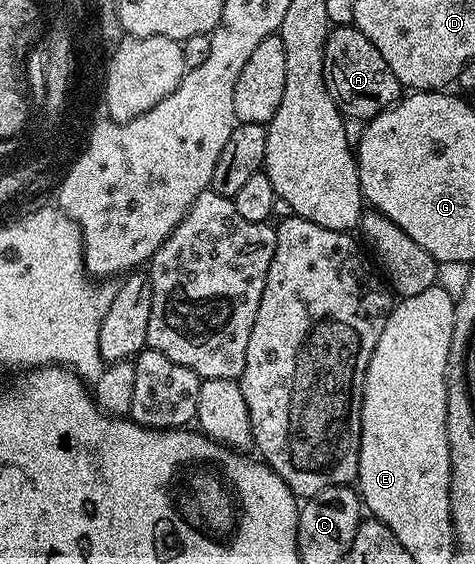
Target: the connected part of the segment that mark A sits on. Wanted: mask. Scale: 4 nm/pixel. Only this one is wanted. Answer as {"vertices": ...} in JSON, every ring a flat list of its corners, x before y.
{"vertices":[[353,25,330,28,323,55,323,75,337,110,346,118,362,123,397,104,403,93,399,79,395,79,395,71,387,67,387,59,383,59,383,55,375,51,375,43]]}

